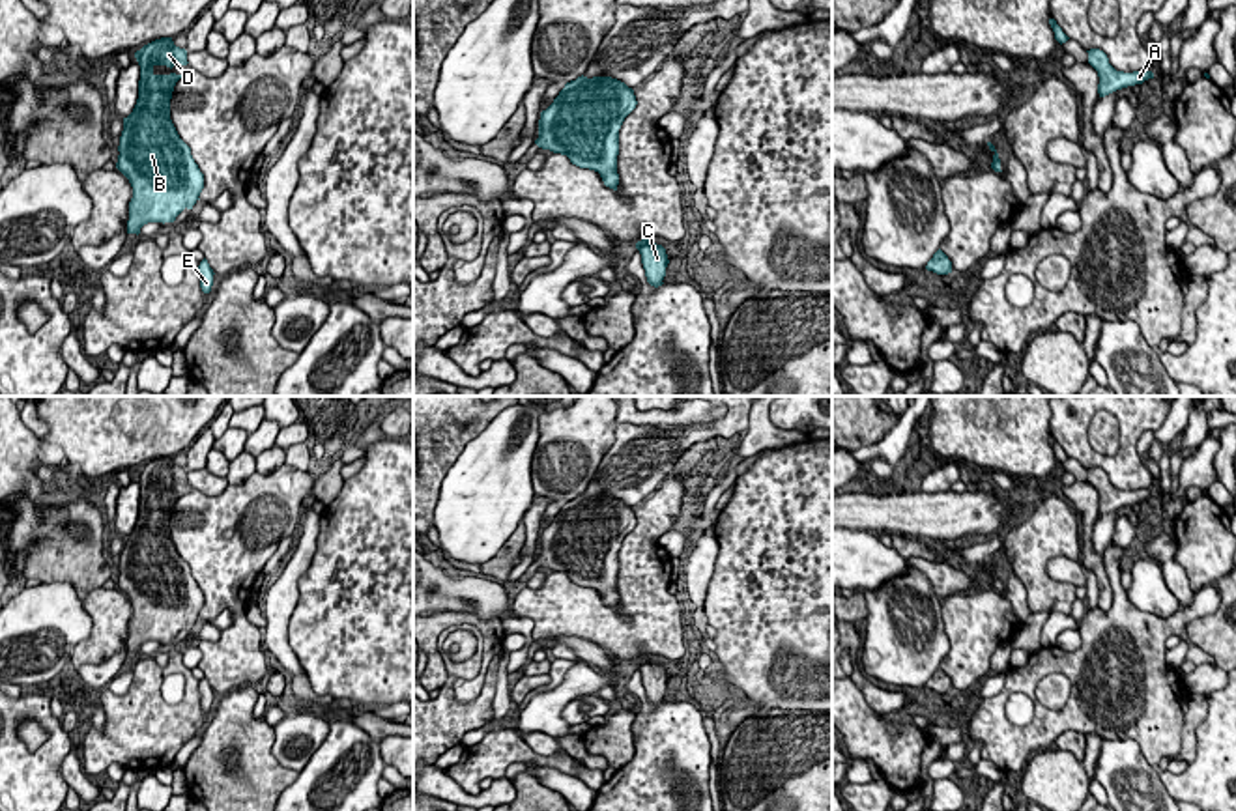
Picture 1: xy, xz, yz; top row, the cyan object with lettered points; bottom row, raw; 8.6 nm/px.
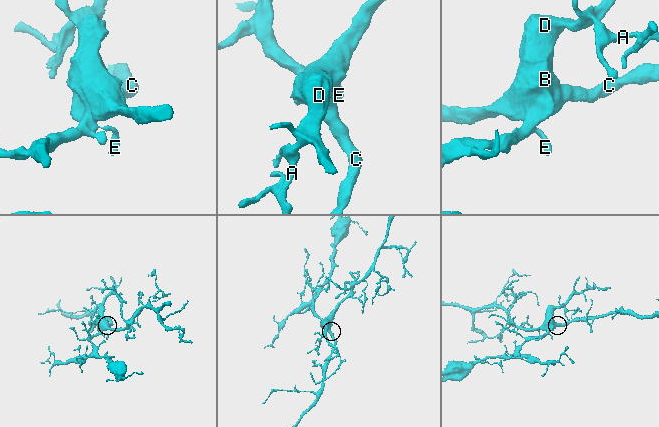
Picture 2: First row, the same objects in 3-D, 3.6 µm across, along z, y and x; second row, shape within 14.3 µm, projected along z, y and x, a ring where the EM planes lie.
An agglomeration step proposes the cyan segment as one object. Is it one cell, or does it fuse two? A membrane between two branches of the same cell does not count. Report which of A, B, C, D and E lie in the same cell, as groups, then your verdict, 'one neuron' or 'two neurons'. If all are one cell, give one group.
groups A B C D E; one neuron

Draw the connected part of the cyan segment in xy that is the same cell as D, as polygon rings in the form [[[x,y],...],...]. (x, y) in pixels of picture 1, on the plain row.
[[[161,456],[135,471],[140,484],[138,518],[123,536],[116,587],[129,598],[127,652],[140,652],[148,641],[174,641],[200,619],[204,592],[170,538],[176,501],[185,493],[155,493],[155,484],[187,484],[187,469]]]

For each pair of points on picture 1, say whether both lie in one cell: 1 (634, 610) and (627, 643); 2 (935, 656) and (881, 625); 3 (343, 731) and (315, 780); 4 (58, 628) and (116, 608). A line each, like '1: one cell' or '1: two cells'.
1: one cell
2: one cell
3: one cell
4: two cells

